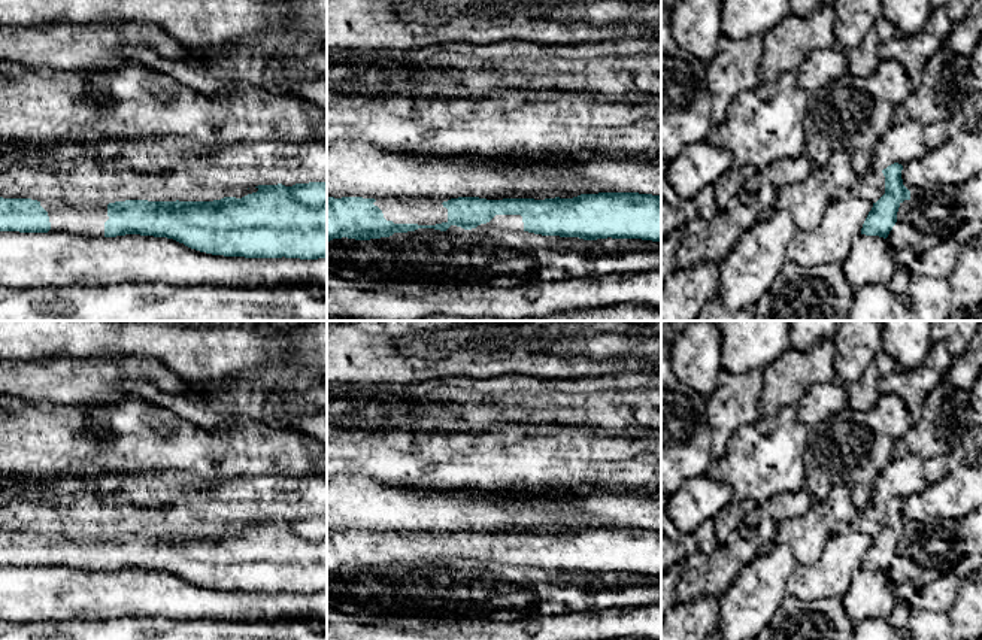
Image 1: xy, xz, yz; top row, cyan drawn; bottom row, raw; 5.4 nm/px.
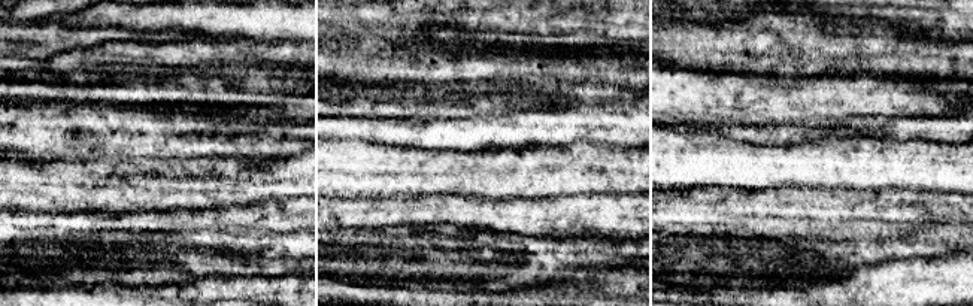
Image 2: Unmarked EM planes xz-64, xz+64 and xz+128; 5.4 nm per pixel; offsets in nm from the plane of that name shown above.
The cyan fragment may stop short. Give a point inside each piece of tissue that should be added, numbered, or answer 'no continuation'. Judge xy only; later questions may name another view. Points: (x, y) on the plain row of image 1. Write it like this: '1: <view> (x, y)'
1: xy (87, 554)

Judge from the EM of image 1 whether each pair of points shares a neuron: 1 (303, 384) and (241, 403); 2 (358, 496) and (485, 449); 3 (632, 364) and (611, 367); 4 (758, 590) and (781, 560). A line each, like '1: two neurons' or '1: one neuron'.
1: one neuron
2: two neurons
3: one neuron
4: one neuron

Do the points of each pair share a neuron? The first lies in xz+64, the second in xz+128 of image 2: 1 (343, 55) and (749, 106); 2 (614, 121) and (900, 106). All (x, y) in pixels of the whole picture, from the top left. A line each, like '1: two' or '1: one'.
1: two
2: two

